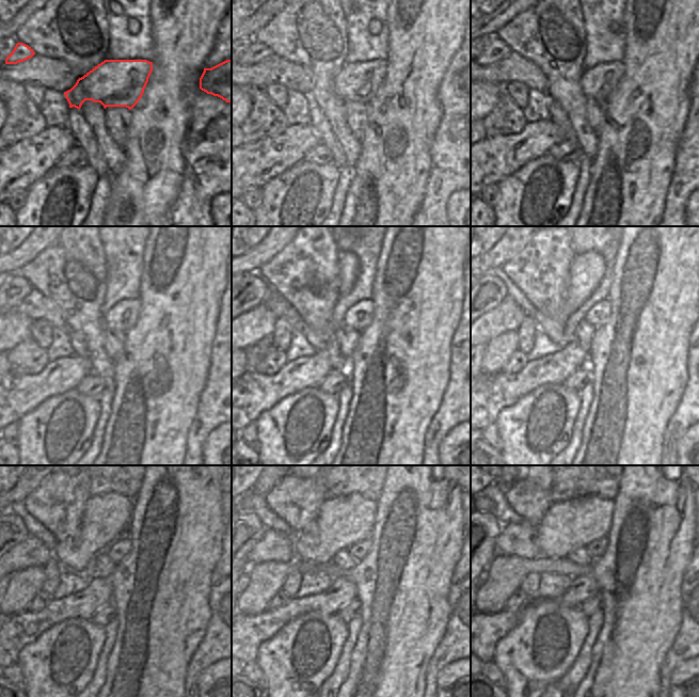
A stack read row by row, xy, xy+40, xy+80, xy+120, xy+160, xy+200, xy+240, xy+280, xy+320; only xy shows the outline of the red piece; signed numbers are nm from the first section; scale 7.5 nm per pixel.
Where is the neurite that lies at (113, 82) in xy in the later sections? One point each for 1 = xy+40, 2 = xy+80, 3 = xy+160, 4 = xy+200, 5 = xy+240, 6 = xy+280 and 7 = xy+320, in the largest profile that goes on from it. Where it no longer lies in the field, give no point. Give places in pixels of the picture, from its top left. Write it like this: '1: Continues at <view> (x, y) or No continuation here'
1: Continues at xy+40 (359, 81)
2: Continues at xy+80 (600, 81)
3: Continues at xy+160 (358, 317)
4: Continues at xy+200 (599, 314)
5: Continues at xy+240 (120, 550)
6: Continues at xy+280 (360, 550)
7: Continues at xy+320 (597, 549).

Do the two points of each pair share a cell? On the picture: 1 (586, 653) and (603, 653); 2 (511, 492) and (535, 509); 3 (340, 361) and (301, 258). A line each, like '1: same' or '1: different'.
1: different
2: same
3: same

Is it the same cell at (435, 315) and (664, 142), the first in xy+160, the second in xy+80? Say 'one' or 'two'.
one

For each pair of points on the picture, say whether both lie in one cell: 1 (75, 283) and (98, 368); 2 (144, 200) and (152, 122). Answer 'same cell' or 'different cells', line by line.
1: same cell
2: same cell

